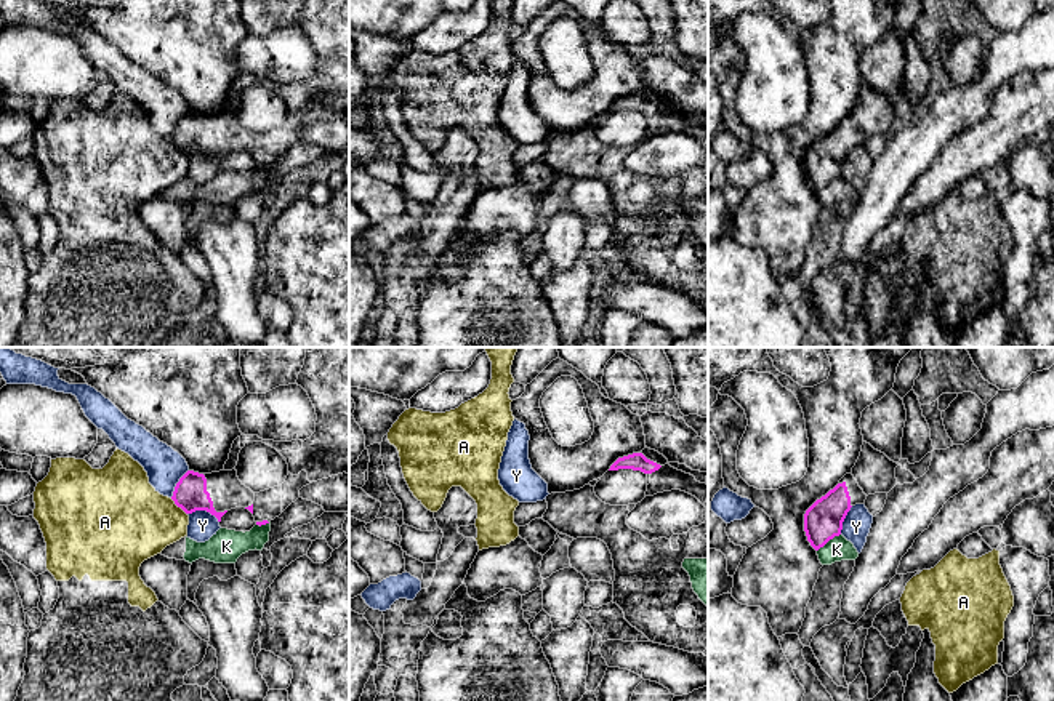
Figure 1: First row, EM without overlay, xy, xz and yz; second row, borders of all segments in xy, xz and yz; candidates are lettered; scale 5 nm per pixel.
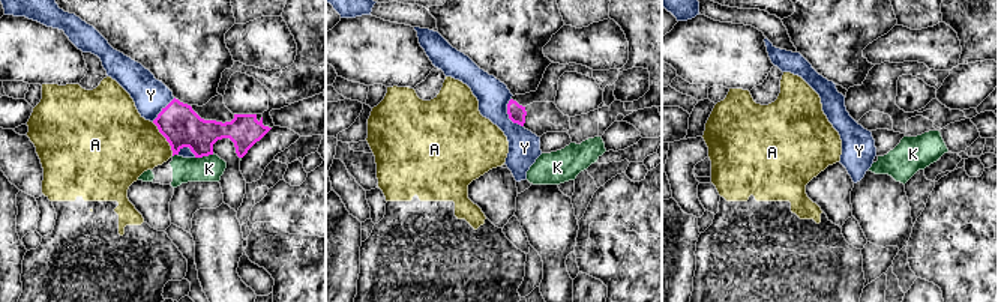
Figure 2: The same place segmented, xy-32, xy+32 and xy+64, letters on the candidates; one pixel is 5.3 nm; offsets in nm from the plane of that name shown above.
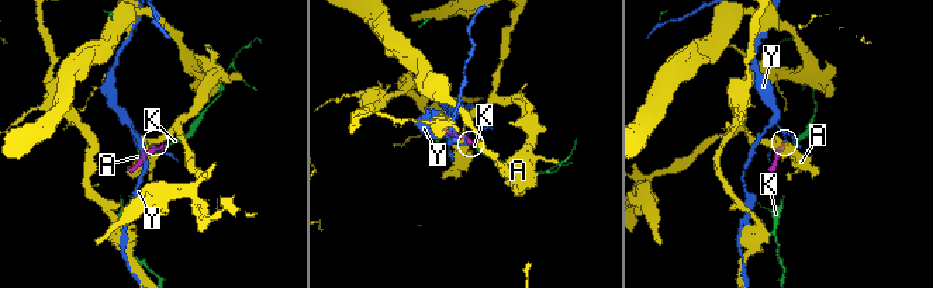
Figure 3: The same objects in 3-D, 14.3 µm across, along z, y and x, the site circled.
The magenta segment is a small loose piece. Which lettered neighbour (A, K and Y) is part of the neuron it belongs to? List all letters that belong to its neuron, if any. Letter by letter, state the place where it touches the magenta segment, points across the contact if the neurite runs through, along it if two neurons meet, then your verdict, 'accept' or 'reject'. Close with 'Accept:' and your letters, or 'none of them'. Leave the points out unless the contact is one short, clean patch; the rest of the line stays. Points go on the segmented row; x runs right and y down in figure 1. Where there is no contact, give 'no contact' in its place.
A: xy (178, 506) | reject
K: yz (828, 540) | reject
Y: xy (204, 509) | reject
Accept: none of them

